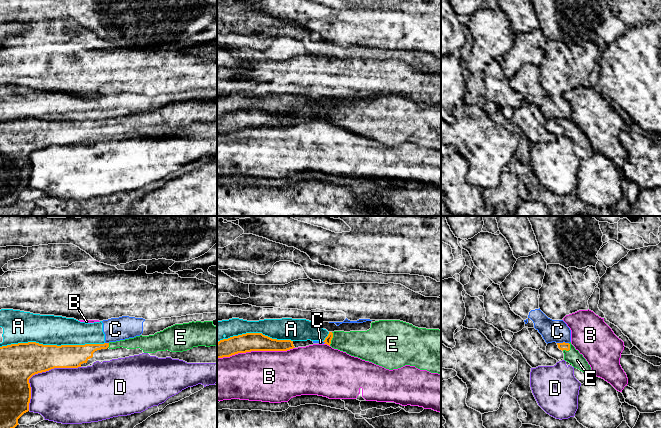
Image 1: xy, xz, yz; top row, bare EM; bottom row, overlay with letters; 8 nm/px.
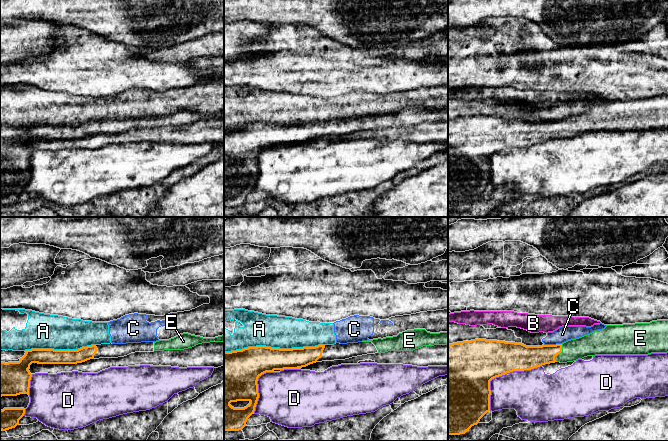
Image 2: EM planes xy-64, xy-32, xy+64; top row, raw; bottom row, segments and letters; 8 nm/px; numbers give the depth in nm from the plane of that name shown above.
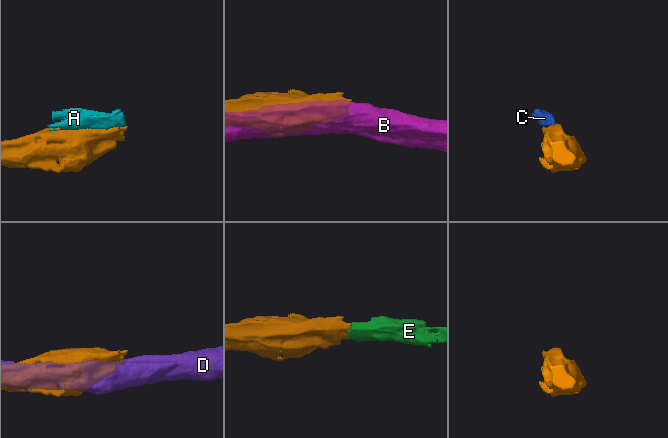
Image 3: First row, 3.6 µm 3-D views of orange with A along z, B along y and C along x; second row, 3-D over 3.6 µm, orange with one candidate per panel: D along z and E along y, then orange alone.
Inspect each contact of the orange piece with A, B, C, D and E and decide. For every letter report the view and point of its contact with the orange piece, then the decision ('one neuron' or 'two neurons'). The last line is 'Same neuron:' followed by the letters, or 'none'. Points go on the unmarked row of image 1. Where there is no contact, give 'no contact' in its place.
A: contact xy (52, 121); two neurons
B: contact xz (255, 126); two neurons
C: contact yz (563, 118); two neurons
D: contact xy (39, 148); two neurons
E: contact xz (331, 115); one neuron
Same neuron: E

